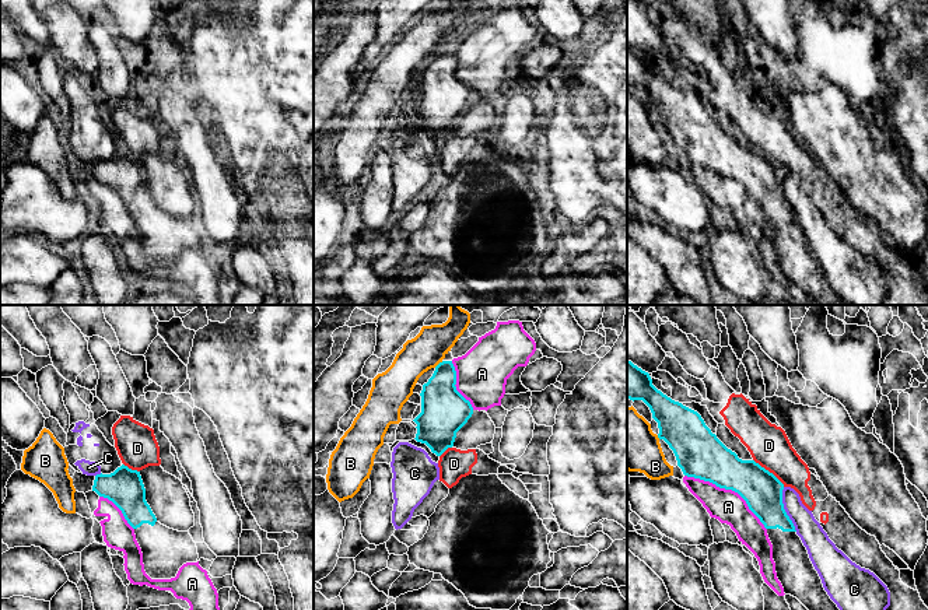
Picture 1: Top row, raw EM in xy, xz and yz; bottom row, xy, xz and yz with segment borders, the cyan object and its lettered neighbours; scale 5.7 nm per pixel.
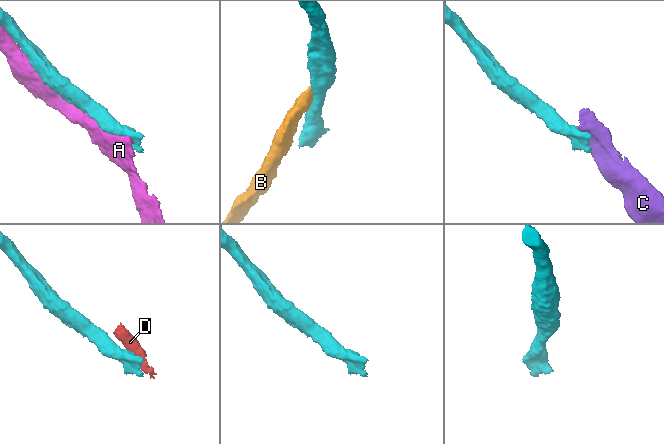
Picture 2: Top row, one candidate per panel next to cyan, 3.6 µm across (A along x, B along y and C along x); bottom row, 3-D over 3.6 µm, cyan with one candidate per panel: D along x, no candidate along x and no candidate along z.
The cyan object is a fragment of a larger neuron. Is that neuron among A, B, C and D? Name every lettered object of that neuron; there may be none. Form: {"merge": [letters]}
{"merge": []}

